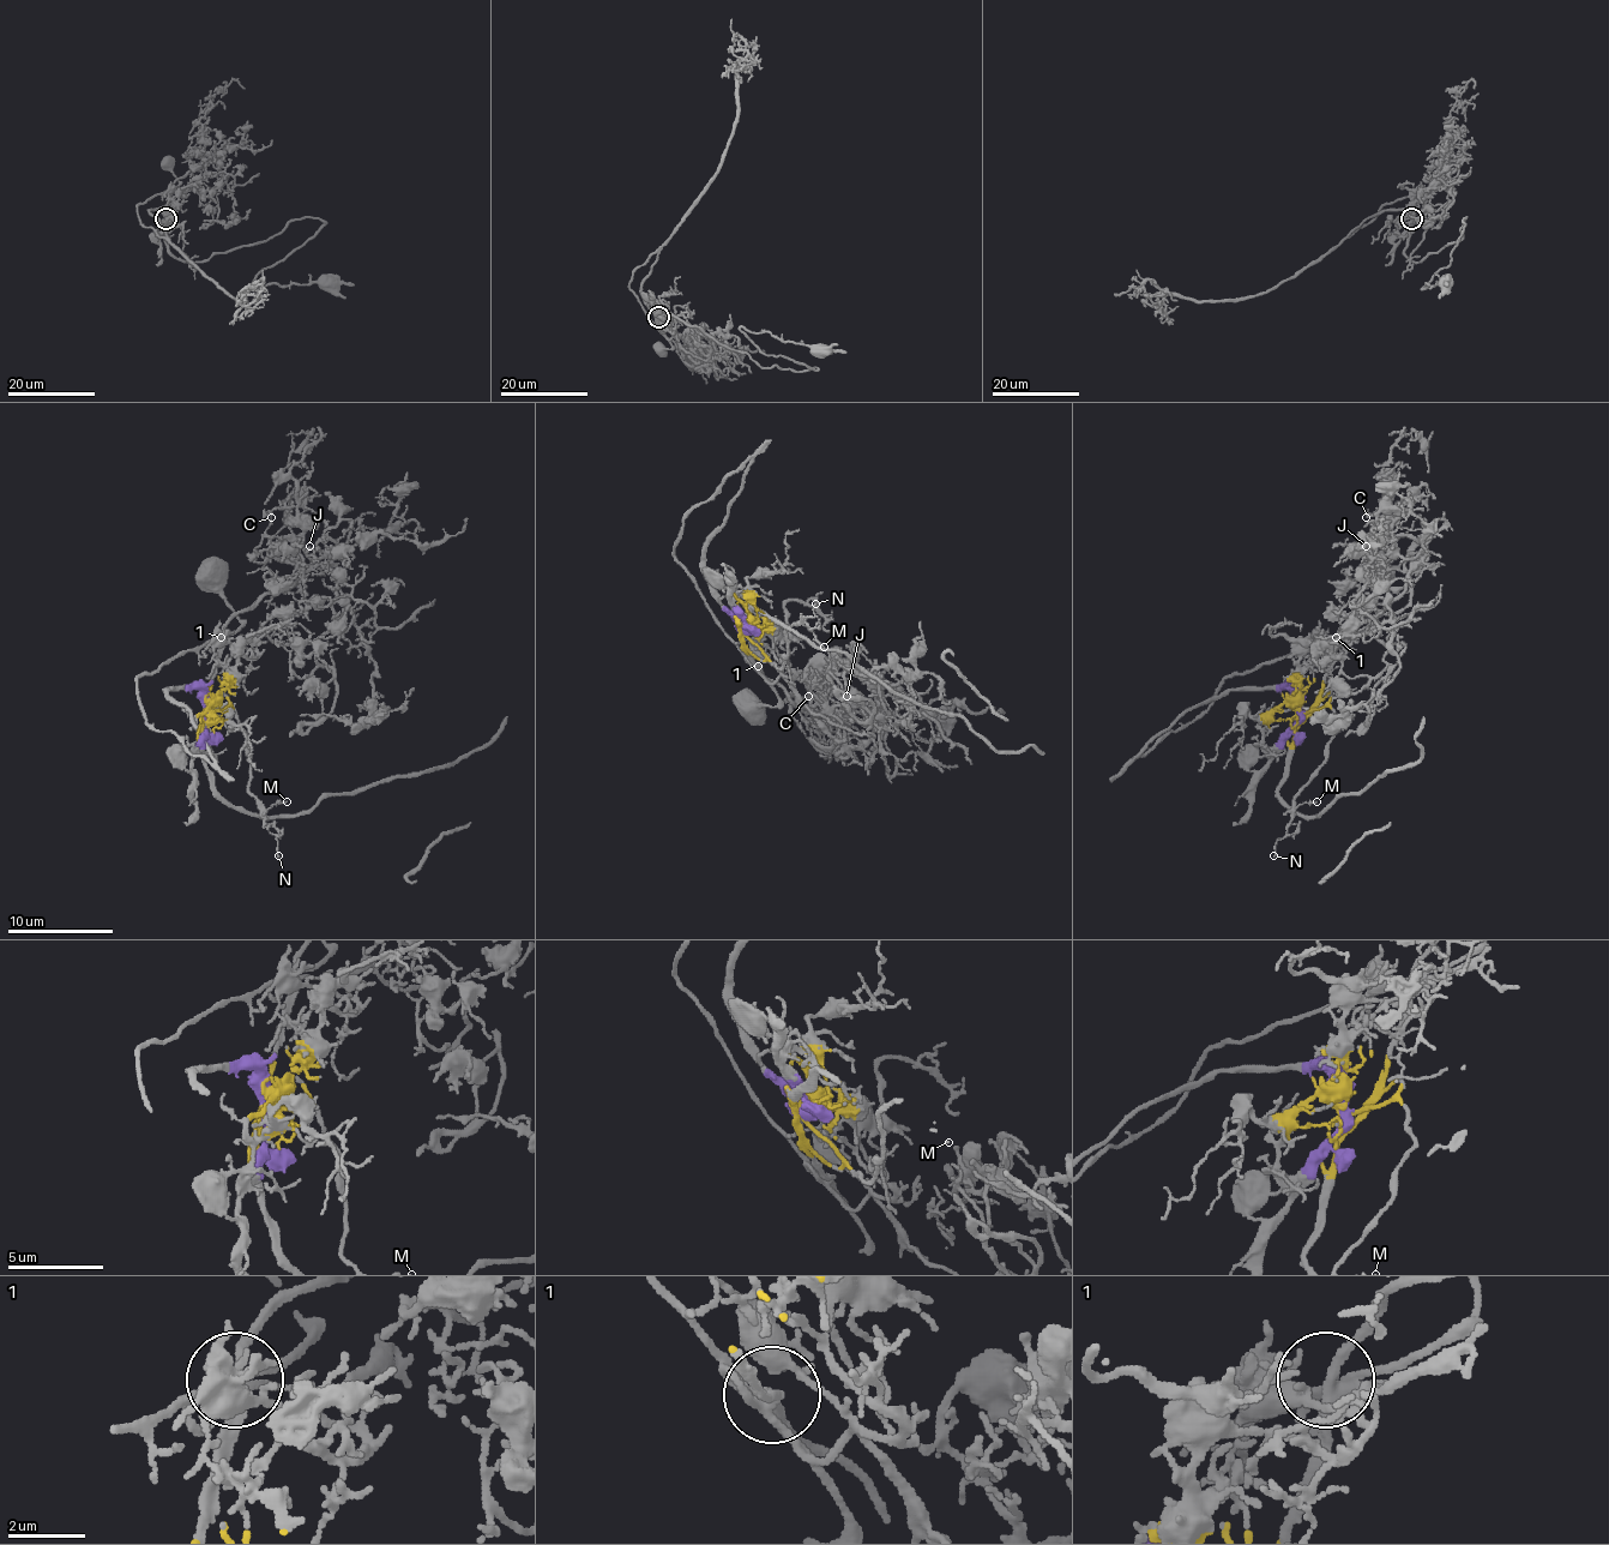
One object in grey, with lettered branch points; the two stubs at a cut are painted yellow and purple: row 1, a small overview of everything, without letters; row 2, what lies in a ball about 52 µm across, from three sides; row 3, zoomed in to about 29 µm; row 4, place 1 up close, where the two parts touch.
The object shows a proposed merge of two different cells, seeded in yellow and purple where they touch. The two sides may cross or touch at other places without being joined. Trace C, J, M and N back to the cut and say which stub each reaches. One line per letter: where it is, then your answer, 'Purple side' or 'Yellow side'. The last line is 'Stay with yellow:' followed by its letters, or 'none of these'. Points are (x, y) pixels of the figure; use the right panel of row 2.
C: Place: (1366, 517). Yellow side
J: Place: (1366, 546). Yellow side
M: Place: (1317, 801). Yellow side
N: Place: (1273, 855). Yellow side
Stay with yellow: C, J, M, N

